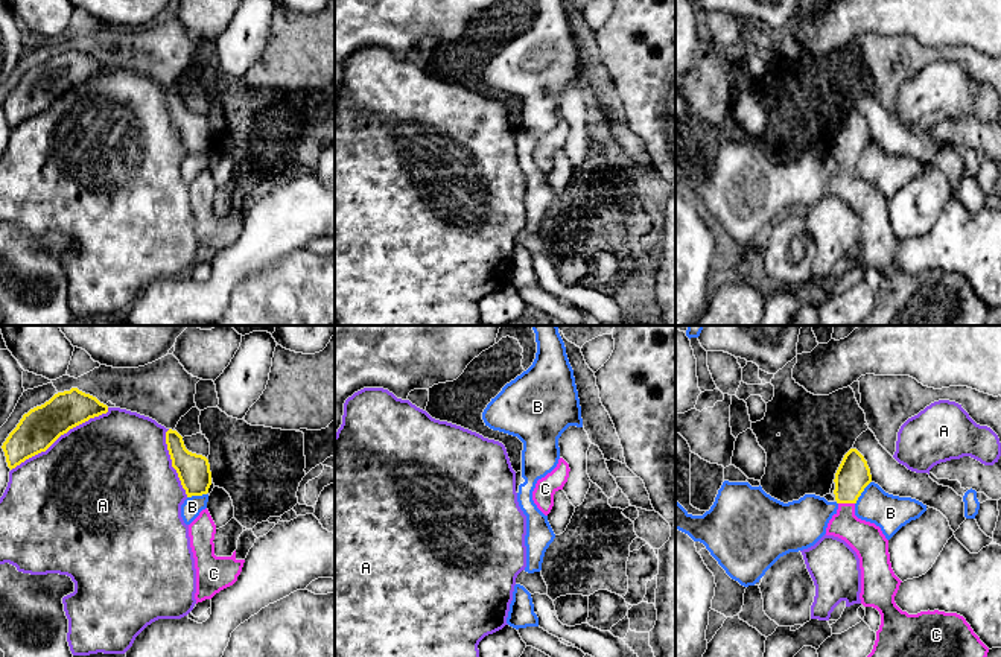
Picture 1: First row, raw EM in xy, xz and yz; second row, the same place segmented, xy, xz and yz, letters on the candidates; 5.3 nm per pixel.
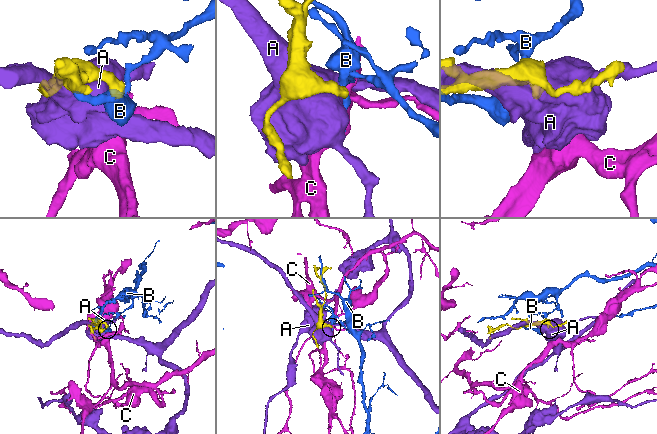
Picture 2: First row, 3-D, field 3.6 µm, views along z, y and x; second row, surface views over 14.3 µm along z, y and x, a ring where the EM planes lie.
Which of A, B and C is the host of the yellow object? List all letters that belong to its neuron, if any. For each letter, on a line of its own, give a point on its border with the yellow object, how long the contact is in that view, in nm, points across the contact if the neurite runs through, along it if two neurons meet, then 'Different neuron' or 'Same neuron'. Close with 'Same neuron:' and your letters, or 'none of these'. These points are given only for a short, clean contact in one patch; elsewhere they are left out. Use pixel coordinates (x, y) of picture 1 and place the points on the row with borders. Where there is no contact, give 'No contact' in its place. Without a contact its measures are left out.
A: Touches yellow at xy (60, 435). Shared border 600 nm. Different neuron
B: Touches yellow at yz (861, 491). Shared border 150 nm. Different neuron
C: Touches yellow at yz (846, 502). Shared border 90 nm. Path across: yz (852, 476), (846, 491), (846, 502), (846, 519), (866, 539). Same neuron
Same neuron: C

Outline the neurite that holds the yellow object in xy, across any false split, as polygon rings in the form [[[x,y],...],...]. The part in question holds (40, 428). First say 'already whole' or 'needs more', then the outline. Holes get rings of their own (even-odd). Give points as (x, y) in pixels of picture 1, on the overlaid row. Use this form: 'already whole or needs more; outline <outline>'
already whole; outline [[[72,388],[55,394],[49,402],[23,415],[2,449],[12,470],[26,459],[46,452],[70,429],[108,412],[96,397]]]

